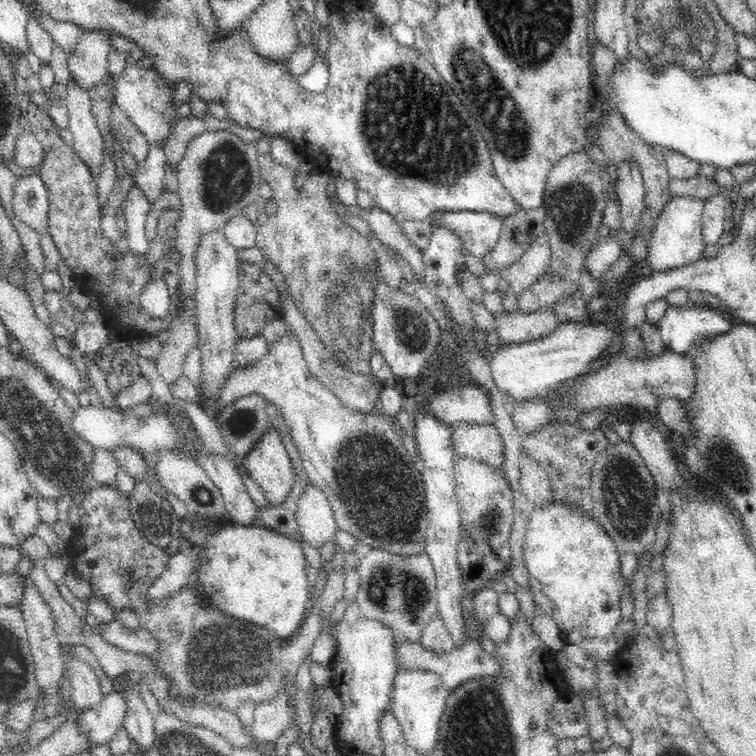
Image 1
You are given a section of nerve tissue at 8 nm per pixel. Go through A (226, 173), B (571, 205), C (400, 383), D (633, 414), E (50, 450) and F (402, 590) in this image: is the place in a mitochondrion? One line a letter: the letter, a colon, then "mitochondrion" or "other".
A: mitochondrion
B: mitochondrion
C: other
D: other
E: mitochondrion
F: mitochondrion

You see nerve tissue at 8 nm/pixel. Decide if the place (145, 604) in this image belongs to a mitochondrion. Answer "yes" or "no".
no

